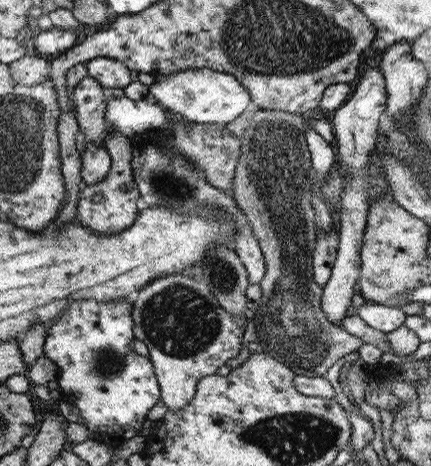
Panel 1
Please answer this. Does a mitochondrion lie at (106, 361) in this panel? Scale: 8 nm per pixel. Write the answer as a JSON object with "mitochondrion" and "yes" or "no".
{"mitochondrion":"yes"}

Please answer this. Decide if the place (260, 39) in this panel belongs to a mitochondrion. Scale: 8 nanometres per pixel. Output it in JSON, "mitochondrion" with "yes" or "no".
{"mitochondrion":"yes"}

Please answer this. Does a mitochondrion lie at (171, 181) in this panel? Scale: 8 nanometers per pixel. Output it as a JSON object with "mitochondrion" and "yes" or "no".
{"mitochondrion":"yes"}

